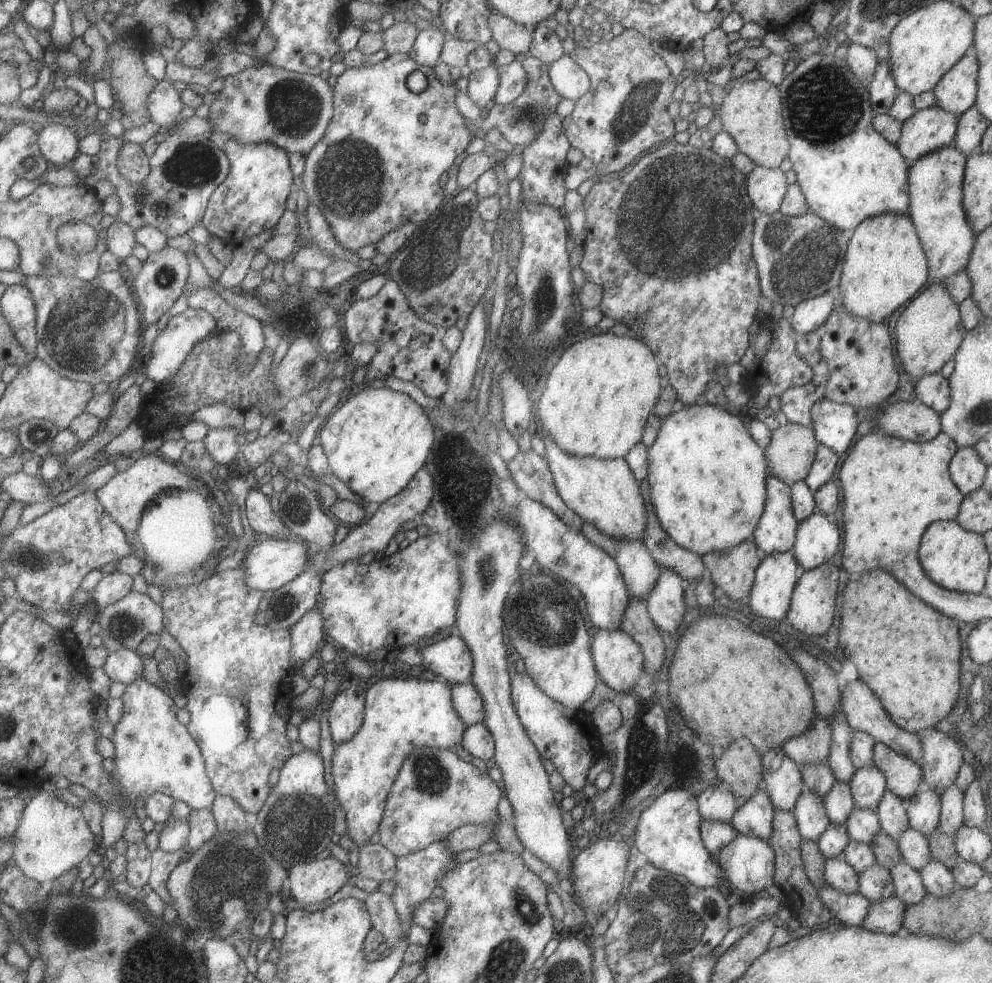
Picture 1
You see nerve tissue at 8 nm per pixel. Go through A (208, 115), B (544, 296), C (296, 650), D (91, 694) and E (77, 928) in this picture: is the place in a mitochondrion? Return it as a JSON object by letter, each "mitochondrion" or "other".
{"A":"other","B":"mitochondrion","C":"other","D":"other","E":"mitochondrion"}

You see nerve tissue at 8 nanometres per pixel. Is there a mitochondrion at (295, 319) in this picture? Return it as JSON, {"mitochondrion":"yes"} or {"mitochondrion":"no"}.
{"mitochondrion":"no"}

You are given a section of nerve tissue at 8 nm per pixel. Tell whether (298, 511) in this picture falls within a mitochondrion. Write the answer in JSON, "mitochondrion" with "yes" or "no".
{"mitochondrion":"yes"}

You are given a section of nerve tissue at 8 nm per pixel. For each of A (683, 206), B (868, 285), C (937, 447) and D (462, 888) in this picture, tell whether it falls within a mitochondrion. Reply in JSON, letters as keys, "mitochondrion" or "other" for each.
{"A":"mitochondrion","B":"other","C":"other","D":"other"}

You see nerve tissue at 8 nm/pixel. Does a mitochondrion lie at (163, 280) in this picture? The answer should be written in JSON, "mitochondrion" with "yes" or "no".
{"mitochondrion":"yes"}

